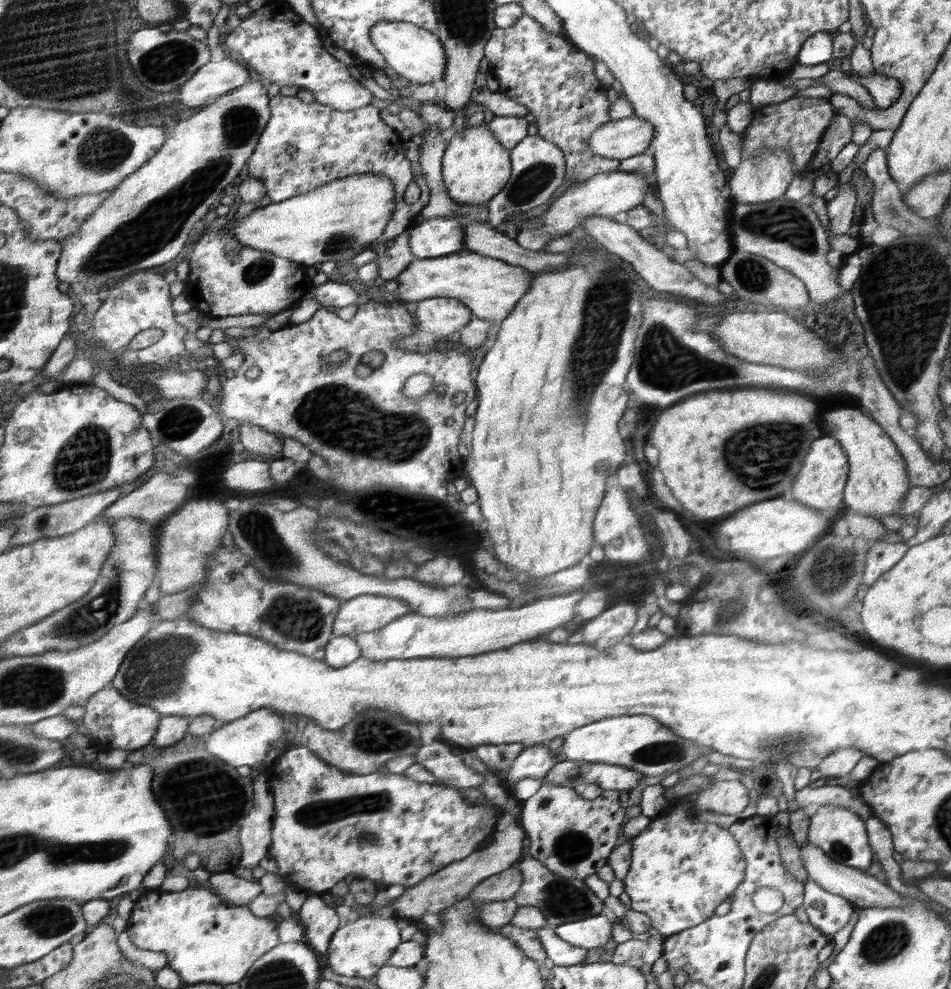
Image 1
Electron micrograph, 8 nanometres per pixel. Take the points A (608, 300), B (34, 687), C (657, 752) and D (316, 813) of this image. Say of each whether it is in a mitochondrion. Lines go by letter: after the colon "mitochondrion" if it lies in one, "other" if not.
A: mitochondrion
B: mitochondrion
C: mitochondrion
D: mitochondrion

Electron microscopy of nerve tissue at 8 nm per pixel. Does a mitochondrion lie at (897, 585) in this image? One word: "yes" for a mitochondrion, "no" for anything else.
no

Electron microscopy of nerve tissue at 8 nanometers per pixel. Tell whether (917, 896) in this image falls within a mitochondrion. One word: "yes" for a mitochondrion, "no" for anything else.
no

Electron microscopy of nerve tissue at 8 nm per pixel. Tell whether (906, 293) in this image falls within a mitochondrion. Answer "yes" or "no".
yes

